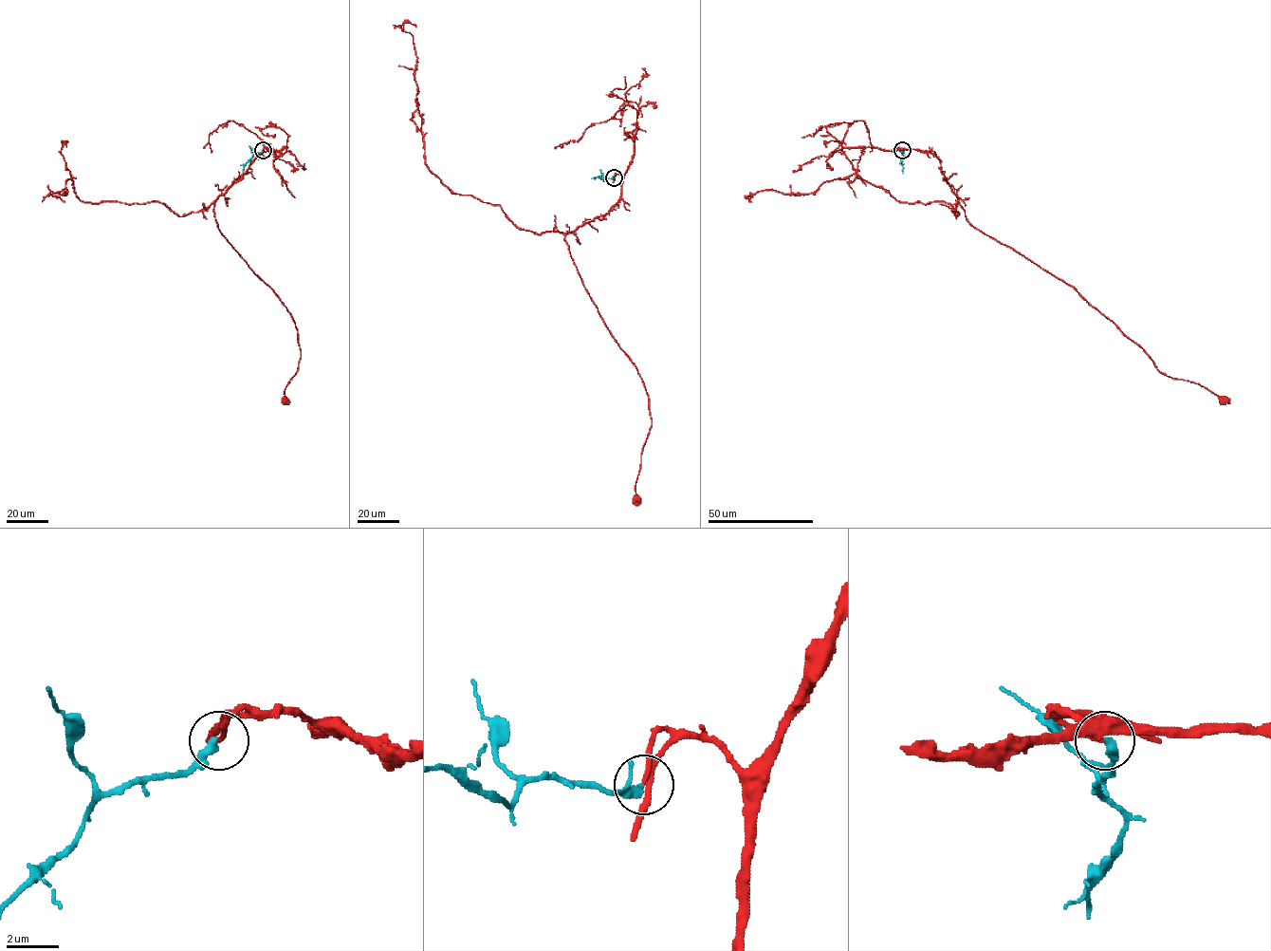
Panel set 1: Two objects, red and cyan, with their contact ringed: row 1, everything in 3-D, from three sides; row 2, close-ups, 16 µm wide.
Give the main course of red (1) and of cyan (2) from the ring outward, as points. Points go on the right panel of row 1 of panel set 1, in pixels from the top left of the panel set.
1: (902, 150), (898, 148), (934, 154), (973, 227), (1072, 286), (1143, 349), (1159, 371), (1199, 383), (1224, 400)
2: (902, 150), (902, 173)

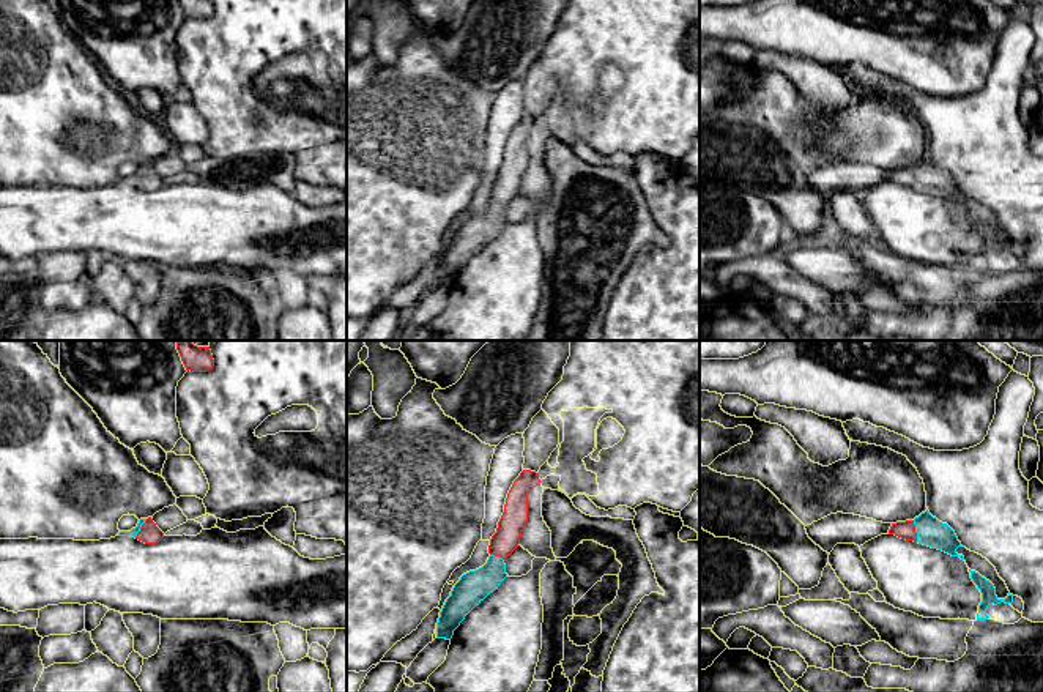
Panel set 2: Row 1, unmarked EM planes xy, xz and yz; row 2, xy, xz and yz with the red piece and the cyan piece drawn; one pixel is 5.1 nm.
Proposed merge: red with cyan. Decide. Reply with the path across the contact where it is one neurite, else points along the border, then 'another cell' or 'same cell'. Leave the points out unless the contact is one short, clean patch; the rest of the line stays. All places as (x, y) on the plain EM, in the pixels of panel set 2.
across yz (906, 177), (914, 178), (930, 178) | same cell

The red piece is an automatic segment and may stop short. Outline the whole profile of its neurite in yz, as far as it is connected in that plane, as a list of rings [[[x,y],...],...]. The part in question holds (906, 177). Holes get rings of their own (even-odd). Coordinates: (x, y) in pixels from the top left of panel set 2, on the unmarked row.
[[[928,156],[914,167],[892,170],[889,181],[937,195],[964,206],[963,202],[956,200],[956,195],[963,192],[955,178],[947,170],[933,164]]]

